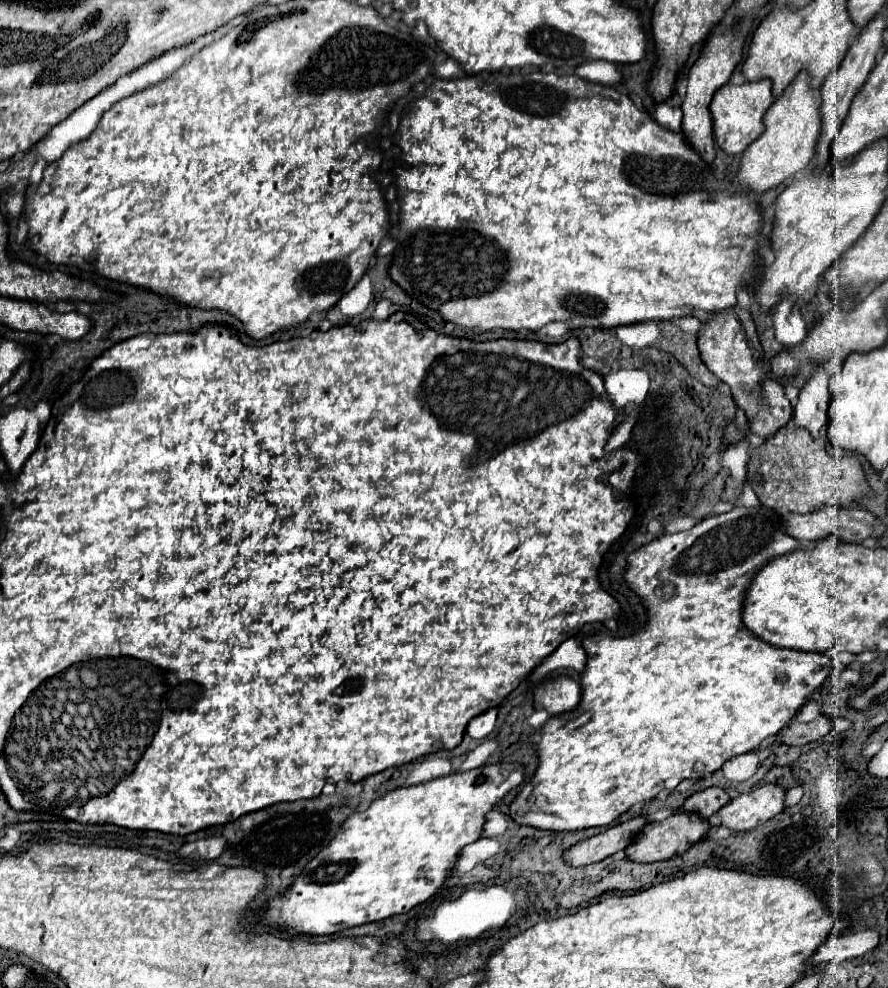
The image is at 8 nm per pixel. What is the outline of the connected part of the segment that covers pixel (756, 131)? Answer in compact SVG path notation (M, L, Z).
M759 79L759 81L745 81L743 85L723 85L721 89L715 91L713 101L709 105L711 117L713 117L713 135L719 147L725 153L739 155L743 153L755 139L761 137L763 131L763 117L767 109L773 105L773 83L769 79Z

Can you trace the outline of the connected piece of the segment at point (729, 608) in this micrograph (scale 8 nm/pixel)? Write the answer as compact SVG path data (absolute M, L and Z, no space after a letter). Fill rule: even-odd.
M733 507L727 513L705 517L701 523L687 531L679 533L667 533L657 537L655 541L647 543L627 559L627 583L629 587L643 599L647 611L649 611L649 623L643 631L630 636L612 636L610 633L599 633L586 636L582 645L587 651L587 667L581 677L581 689L583 699L575 711L551 717L547 725L539 731L541 741L537 745L539 751L539 767L533 775L533 779L521 789L521 793L511 803L511 817L519 825L531 825L539 829L549 831L577 831L587 827L607 827L615 823L625 811L629 811L635 803L645 803L655 799L663 789L673 791L683 779L699 779L705 773L713 773L723 767L725 761L755 751L767 737L775 737L781 729L785 729L795 715L801 711L801 707L807 703L807 697L813 695L829 677L833 671L843 669L841 663L837 663L827 653L807 653L807 651L795 651L795 649L783 649L765 643L757 635L753 635L743 625L743 601L745 593L753 581L753 577L767 565L767 561L787 555L799 549L799 541L795 541L785 531L783 515L767 509L767 507ZM525 809L523 815L517 811Z

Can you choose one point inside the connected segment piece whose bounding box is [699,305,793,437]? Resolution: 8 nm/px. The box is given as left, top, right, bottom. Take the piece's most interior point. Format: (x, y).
(729, 345)

